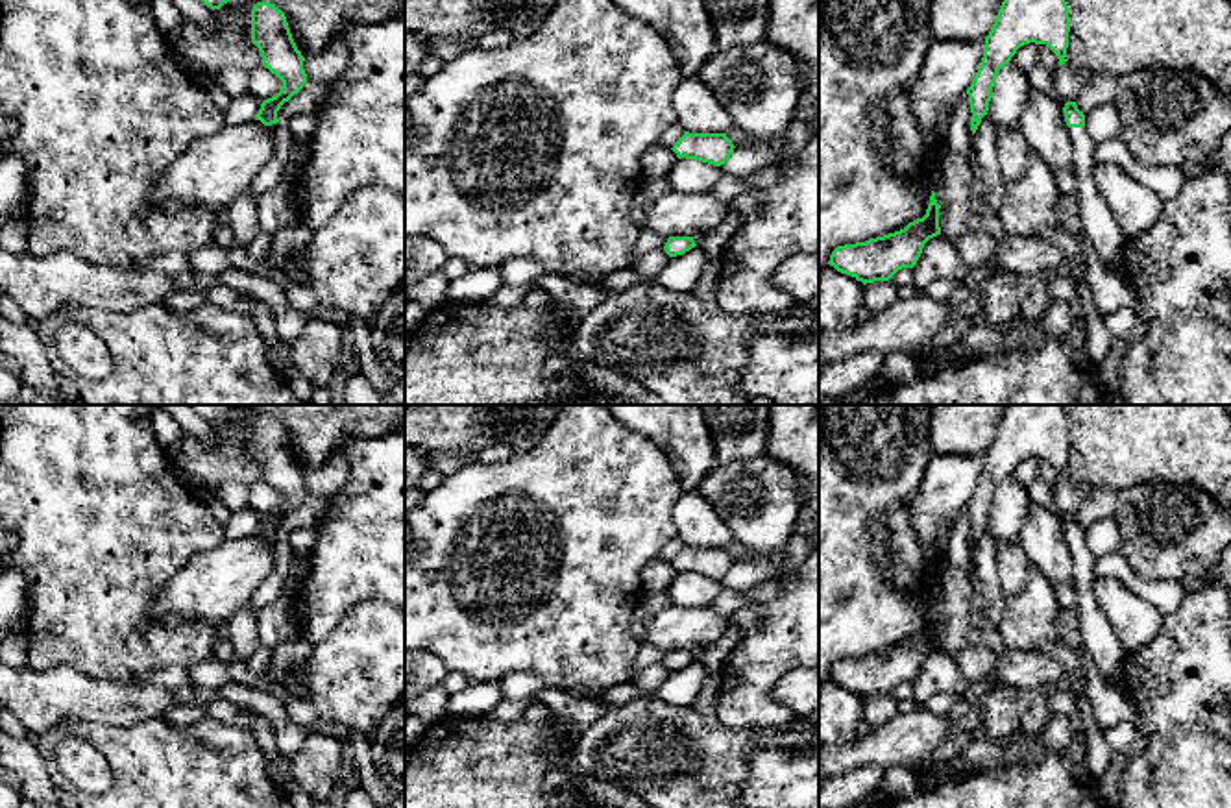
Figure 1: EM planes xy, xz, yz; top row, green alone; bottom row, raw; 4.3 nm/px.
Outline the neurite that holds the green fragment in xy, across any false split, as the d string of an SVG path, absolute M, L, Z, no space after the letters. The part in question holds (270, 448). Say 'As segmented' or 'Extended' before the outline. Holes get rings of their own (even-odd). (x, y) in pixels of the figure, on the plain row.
As segmented. M257 416L251 423L251 457L261 466L262 481L283 496L281 505L275 510L264 514L259 527L255 529L255 534L261 534L264 540L272 540L279 536L277 525L281 520L298 508L307 497L307 488L303 483L305 471L292 453L285 427L270 416Z

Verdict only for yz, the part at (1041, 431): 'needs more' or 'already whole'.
already whole

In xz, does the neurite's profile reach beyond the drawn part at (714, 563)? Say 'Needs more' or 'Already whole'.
Already whole

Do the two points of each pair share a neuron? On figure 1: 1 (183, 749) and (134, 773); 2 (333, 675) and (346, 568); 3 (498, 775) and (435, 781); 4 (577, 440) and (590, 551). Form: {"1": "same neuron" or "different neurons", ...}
{"1": "same neuron", "2": "different neurons", "3": "same neuron", "4": "same neuron"}

